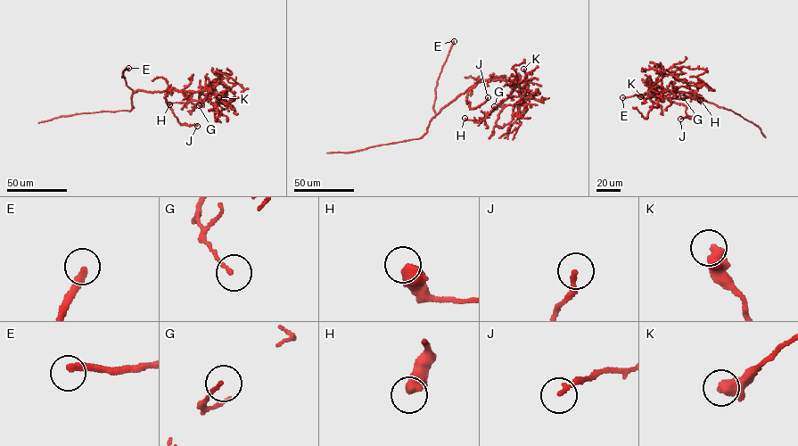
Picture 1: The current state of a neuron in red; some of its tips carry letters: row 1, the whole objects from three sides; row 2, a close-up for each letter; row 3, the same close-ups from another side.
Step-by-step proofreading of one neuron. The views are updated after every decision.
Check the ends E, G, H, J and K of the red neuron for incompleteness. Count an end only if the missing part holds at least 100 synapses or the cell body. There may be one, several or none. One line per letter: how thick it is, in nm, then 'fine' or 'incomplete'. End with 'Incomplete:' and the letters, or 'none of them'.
E: calibre 320 nm; incomplete
G: calibre 120 nm; fine
H: calibre 600 nm; fine
J: calibre 200 nm; fine
K: calibre 500 nm; fine
Incomplete: E

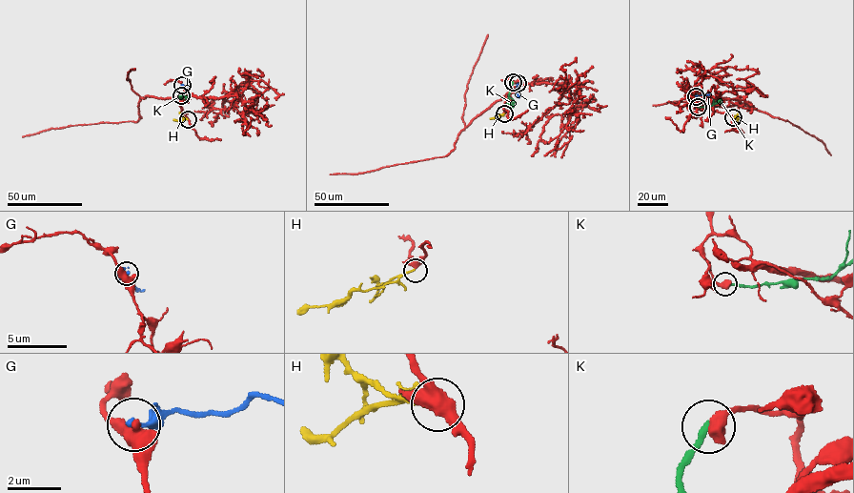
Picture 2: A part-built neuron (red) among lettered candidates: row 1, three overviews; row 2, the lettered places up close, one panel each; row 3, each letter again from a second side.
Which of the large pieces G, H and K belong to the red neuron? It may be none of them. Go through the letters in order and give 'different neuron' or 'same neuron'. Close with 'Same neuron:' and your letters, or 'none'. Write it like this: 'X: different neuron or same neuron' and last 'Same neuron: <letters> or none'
G: different neuron
H: same neuron
K: different neuron
Same neuron: H

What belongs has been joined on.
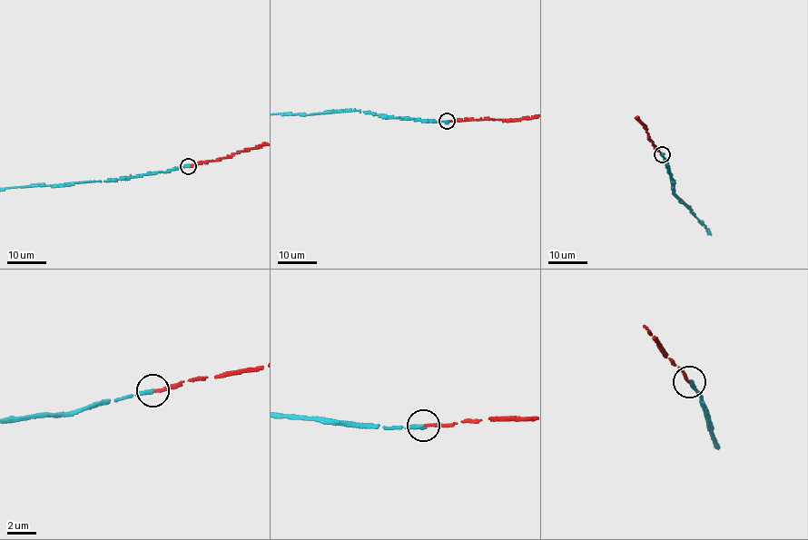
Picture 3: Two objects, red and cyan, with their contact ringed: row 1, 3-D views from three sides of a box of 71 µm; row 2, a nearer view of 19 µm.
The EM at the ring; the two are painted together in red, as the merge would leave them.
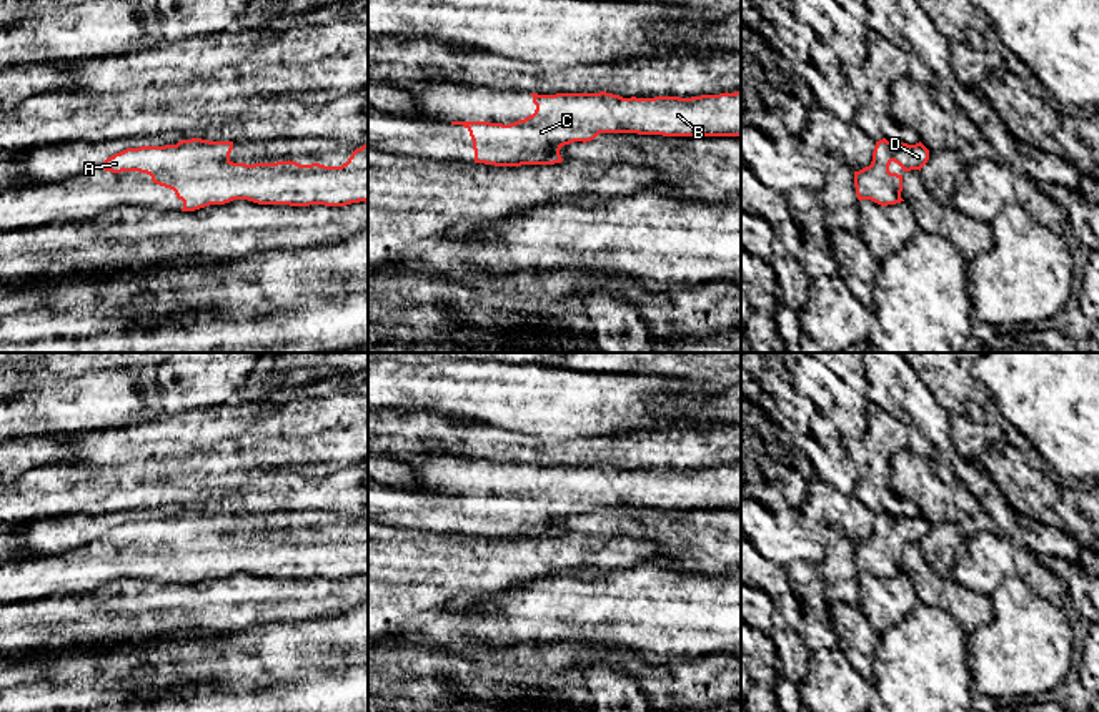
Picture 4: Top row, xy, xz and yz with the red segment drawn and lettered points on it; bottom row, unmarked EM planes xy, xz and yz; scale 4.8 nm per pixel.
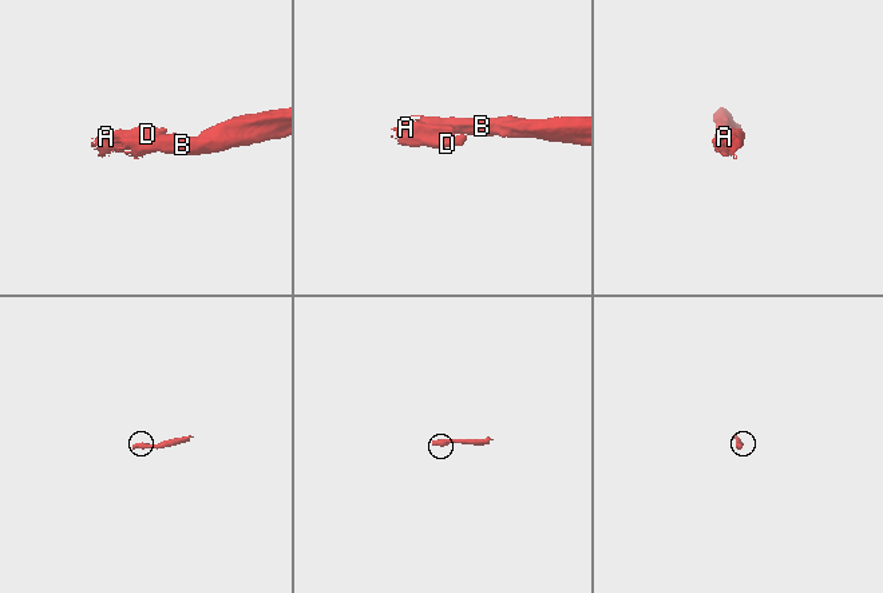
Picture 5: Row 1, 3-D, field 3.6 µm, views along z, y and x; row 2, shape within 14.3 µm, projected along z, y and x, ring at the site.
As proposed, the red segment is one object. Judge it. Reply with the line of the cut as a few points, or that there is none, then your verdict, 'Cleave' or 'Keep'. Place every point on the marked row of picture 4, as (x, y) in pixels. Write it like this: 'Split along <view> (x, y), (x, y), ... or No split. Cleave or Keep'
No split. Keep

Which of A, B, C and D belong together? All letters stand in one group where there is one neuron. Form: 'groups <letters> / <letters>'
groups A B C D

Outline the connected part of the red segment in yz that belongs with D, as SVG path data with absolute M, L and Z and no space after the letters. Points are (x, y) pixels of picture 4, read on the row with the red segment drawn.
M886 138L876 141L871 165L854 171L858 200L871 200L881 206L904 201L903 175L891 173L889 165L894 161L903 171L921 171L927 160L929 150L921 141L916 145L891 143Z

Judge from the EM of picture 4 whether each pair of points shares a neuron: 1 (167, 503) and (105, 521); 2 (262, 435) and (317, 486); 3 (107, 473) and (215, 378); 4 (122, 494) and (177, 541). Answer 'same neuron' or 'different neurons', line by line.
1: same neuron
2: different neurons
3: different neurons
4: different neurons

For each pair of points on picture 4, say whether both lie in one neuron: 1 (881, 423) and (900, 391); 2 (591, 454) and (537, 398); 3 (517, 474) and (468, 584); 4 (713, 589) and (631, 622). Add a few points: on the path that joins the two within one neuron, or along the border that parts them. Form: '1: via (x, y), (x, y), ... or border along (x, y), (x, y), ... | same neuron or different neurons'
1: border along (885, 410), (901, 421) | different neurons
2: border along (615, 433), (571, 438), (568, 441) | different neurons
3: border along (450, 531), (495, 538), (528, 538) | different neurons
4: via (693, 609), (688, 614), (651, 614) | same neuron

